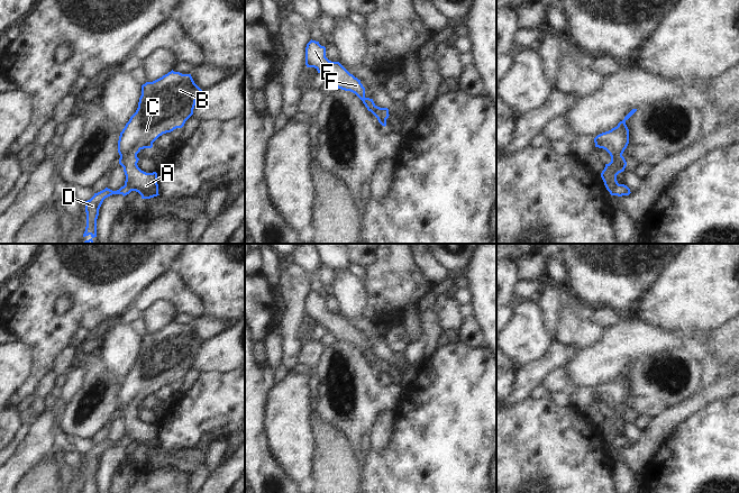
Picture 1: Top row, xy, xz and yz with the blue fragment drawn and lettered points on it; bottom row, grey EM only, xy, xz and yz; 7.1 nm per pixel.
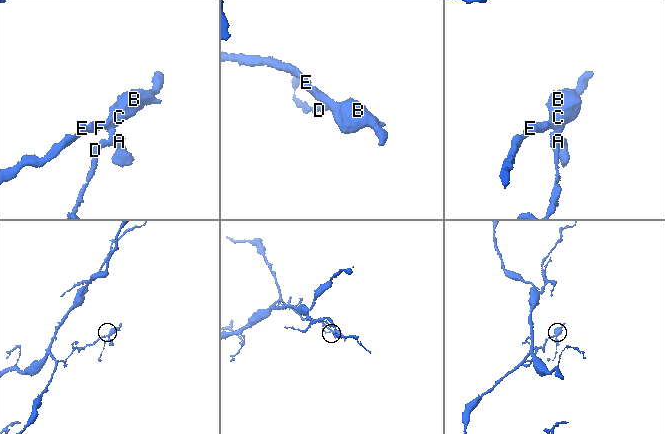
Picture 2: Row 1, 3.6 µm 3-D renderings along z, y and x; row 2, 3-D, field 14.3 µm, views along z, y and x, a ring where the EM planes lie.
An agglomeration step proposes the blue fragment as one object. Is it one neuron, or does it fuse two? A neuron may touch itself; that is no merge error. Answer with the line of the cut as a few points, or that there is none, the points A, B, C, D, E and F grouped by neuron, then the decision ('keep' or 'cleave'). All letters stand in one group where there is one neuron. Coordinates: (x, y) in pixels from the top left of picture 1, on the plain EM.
cut none; groups A B C D E F; keep

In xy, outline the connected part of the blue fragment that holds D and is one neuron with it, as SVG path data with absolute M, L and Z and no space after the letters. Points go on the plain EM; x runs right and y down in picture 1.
M173 321L159 330L153 334L146 334L142 337L138 359L120 384L118 392L118 404L120 407L119 416L124 419L126 427L125 437L117 442L106 439L94 445L90 451L85 453L86 478L83 489L89 486L92 489L85 493L93 493L92 491L97 489L99 460L106 449L112 446L122 446L125 448L131 442L138 444L142 450L150 450L159 447L157 424L146 424L142 422L137 417L139 412L137 405L144 400L152 400L153 394L163 385L171 384L176 380L182 380L185 373L193 366L195 353L201 344L202 341L194 335L191 326L182 326Z

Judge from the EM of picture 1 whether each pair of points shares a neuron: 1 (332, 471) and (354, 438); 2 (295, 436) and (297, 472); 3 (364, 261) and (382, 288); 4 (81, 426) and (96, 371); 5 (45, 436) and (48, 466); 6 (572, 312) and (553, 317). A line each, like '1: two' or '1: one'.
1: two
2: one
3: two
4: one
5: two
6: two

